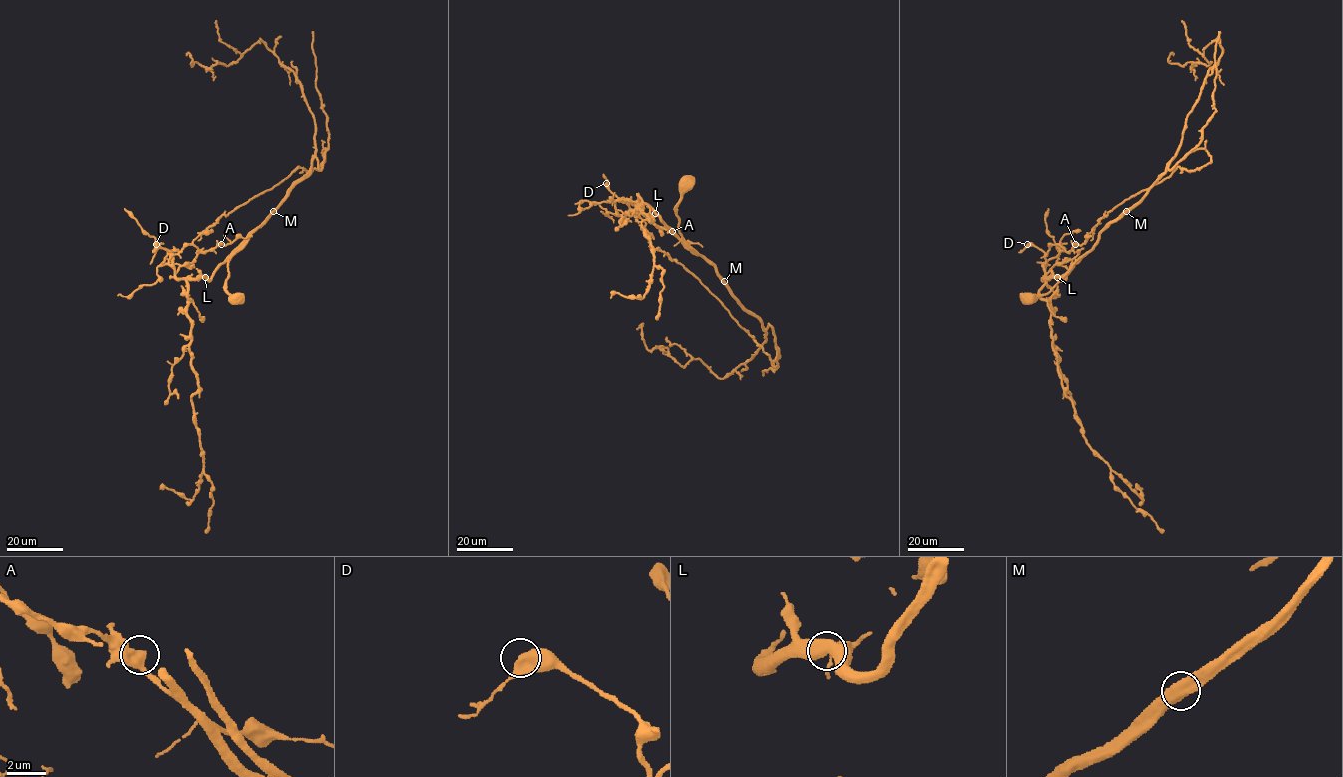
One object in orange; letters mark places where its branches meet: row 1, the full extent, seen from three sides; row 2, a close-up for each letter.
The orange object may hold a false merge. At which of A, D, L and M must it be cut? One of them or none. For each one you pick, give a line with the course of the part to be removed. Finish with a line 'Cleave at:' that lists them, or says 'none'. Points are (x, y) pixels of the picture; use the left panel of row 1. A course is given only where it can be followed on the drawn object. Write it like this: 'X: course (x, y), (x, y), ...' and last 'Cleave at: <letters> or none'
Cleave at: none

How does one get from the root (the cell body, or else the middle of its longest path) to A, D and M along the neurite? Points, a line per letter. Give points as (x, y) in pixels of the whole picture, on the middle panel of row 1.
A: (686, 184), (688, 189), (676, 204), (682, 241), (647, 205), (619, 201), (630, 203), (650, 222), (672, 231)
D: (686, 184), (688, 189), (676, 204), (682, 241), (651, 208), (619, 201), (606, 183)
M: (686, 184), (688, 189), (676, 204), (678, 230), (689, 246), (714, 267), (724, 281)

